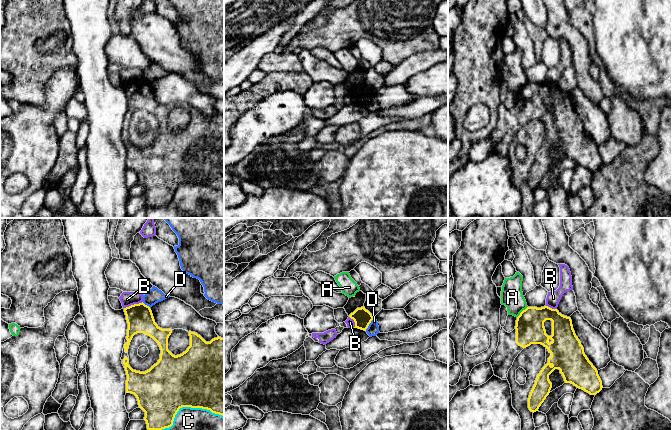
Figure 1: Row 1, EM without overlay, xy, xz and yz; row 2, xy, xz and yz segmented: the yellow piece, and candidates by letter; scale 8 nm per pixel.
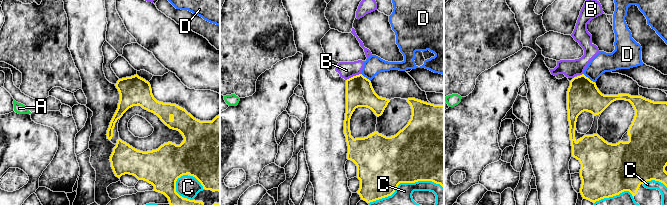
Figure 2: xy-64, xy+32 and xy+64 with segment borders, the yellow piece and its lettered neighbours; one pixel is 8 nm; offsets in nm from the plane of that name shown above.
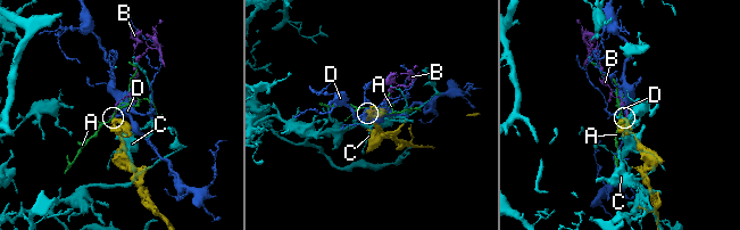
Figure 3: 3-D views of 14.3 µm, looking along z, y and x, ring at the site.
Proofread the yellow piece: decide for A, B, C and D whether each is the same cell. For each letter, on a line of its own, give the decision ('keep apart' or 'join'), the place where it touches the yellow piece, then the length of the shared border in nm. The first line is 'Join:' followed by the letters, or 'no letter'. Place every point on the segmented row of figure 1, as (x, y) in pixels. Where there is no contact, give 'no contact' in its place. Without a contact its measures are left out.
Join: no letter
A: keep apart; meets yellow in yz at (521, 312); contact 130 nm long
B: keep apart; meets yellow in xy at (134, 304); contact 160 nm long
C: keep apart; meets yellow in xy at (188, 406); contact 500 nm long
D: keep apart; meets yellow in xz at (369, 323); contact 130 nm long

